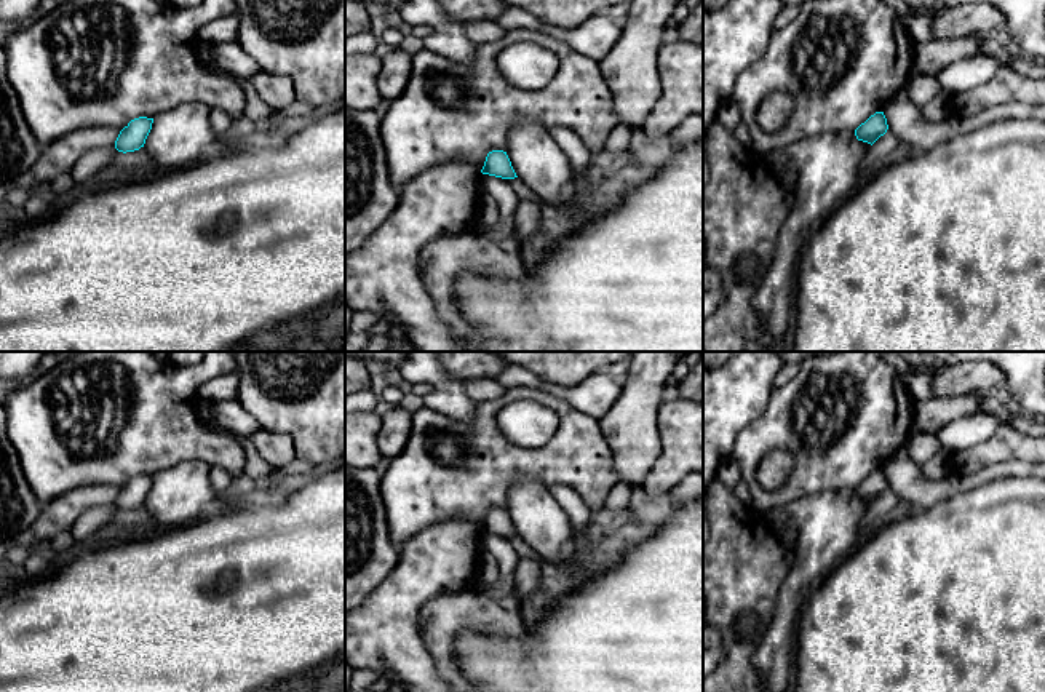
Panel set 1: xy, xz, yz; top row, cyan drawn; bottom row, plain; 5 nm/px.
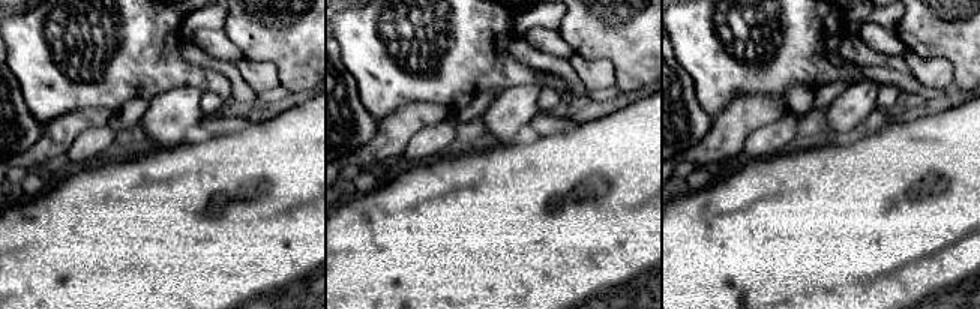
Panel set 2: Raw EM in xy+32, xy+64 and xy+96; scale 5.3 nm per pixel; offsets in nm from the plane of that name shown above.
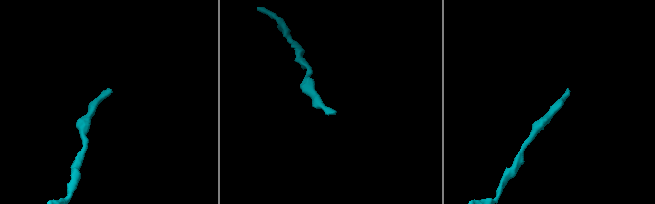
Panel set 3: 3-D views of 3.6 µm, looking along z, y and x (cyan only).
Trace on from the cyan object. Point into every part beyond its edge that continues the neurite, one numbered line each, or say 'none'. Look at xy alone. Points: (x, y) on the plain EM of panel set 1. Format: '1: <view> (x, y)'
none

